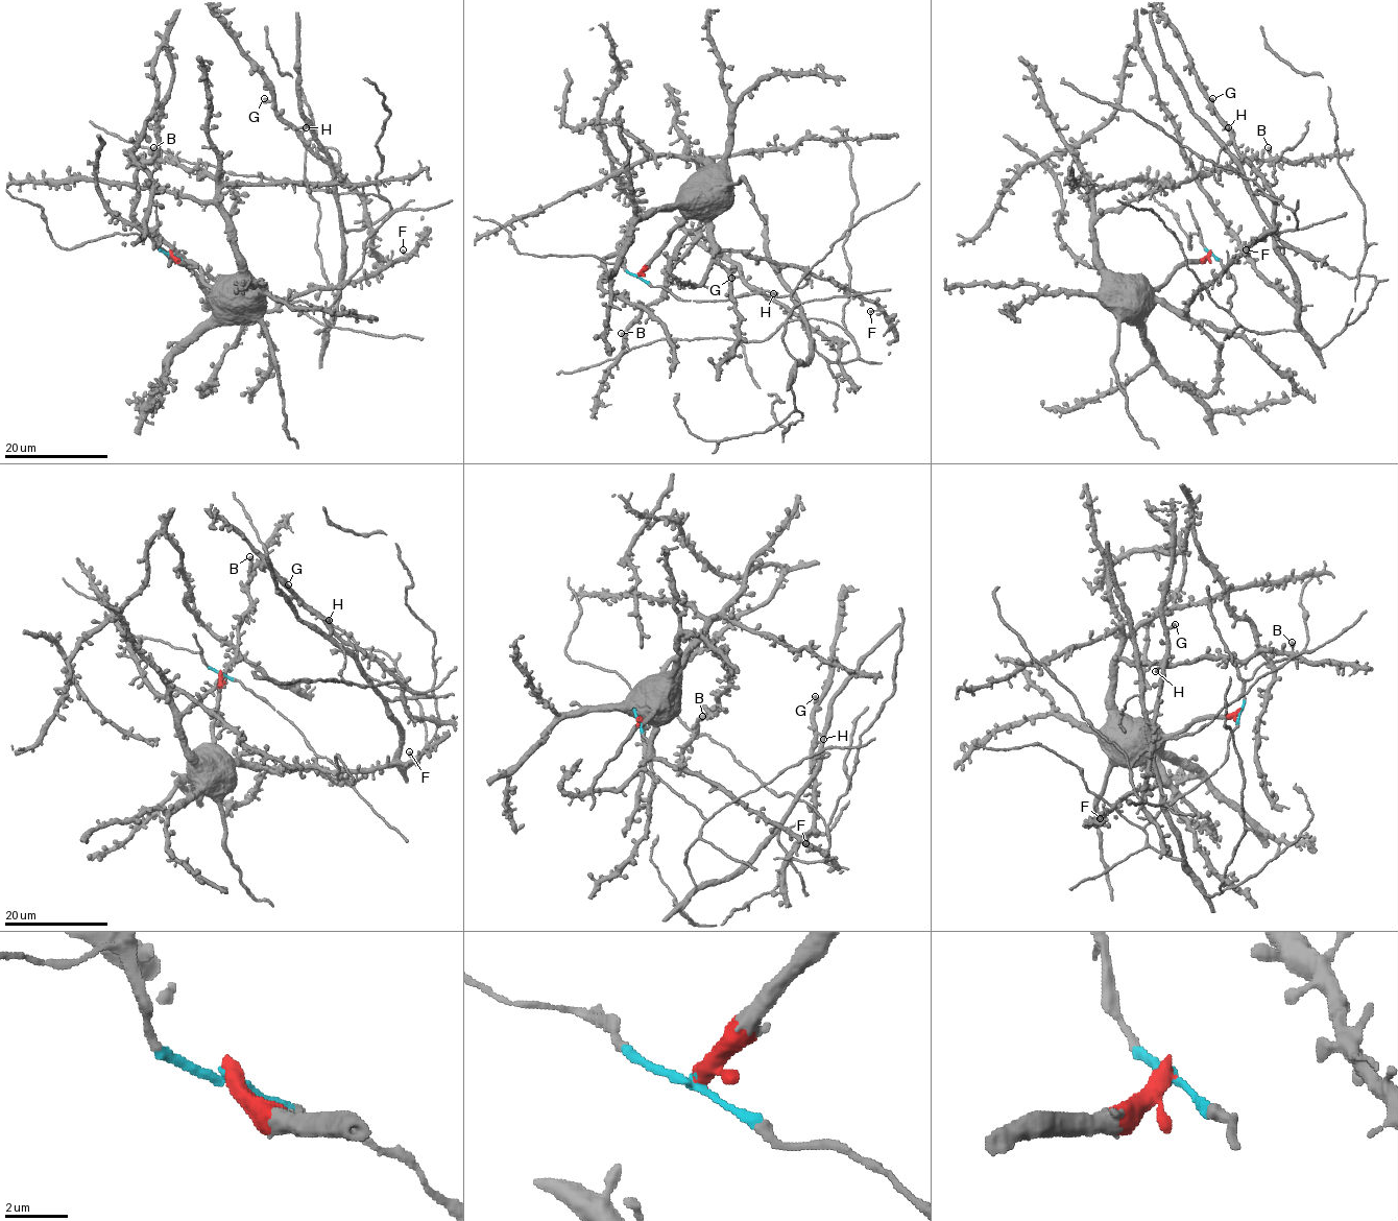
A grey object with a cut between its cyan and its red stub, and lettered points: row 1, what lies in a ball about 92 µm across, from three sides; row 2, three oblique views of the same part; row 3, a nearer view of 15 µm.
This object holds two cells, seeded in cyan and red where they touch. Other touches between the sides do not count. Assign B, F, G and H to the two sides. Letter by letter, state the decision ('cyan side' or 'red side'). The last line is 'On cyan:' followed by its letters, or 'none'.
B: red side
F: red side
G: cyan side
H: cyan side
On cyan: G, H

